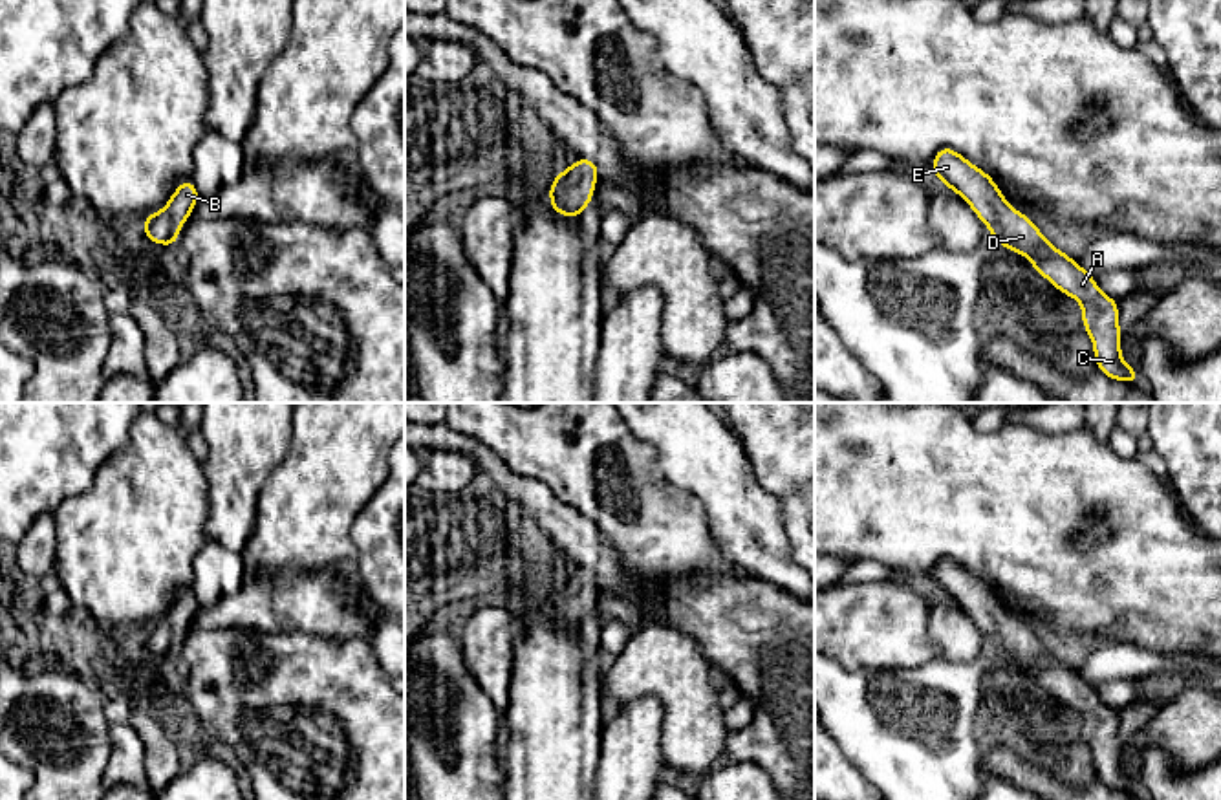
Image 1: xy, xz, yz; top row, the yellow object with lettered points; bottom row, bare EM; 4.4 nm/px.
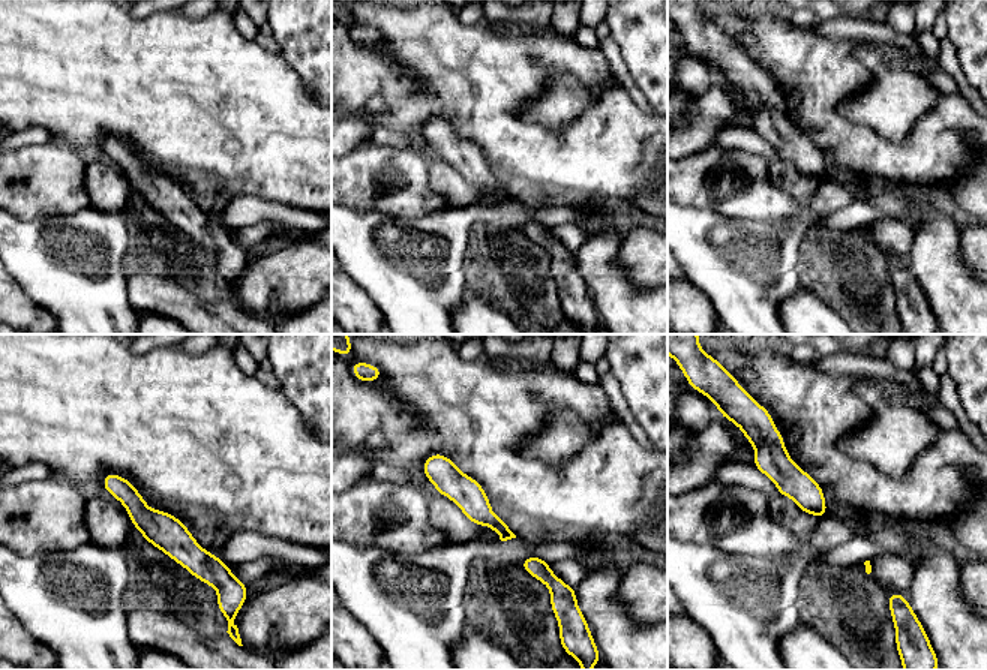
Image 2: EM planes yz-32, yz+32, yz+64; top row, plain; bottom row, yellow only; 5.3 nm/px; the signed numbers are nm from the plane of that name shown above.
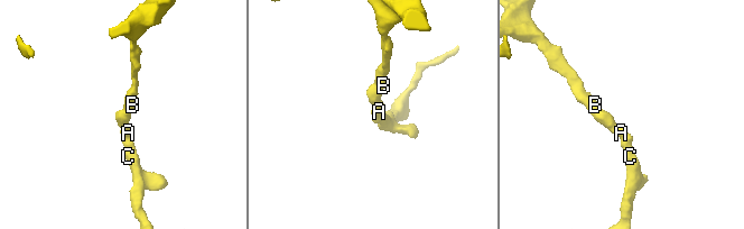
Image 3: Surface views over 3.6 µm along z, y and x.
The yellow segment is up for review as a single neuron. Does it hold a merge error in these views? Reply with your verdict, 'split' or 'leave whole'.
leave whole

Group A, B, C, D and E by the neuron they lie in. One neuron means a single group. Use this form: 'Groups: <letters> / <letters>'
Groups: A B C D E

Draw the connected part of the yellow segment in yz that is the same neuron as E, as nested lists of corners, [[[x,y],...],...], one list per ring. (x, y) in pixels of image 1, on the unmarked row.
[[[941,557],[930,580],[970,615],[998,655],[1027,666],[1032,679],[1082,714],[1082,736],[1093,751],[1100,782],[1115,791],[1139,793],[1137,780],[1120,765],[1118,710],[1104,705],[1091,683],[1047,652],[1032,628],[1012,619],[996,591],[954,558]]]

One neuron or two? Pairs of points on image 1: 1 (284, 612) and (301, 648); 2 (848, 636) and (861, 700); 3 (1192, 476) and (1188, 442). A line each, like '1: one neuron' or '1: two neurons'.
1: two neurons
2: two neurons
3: one neuron

